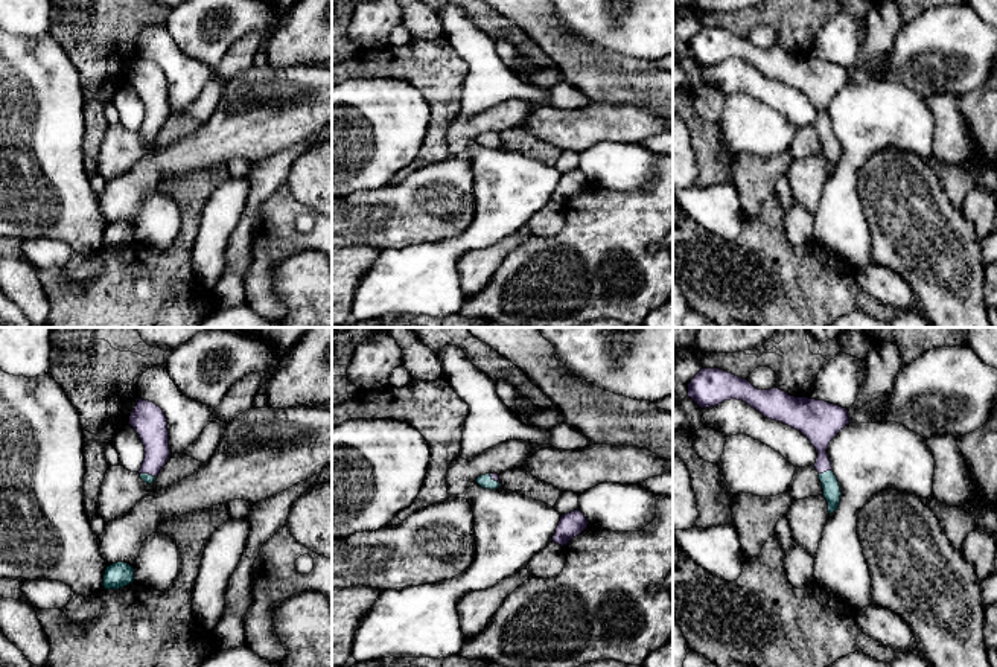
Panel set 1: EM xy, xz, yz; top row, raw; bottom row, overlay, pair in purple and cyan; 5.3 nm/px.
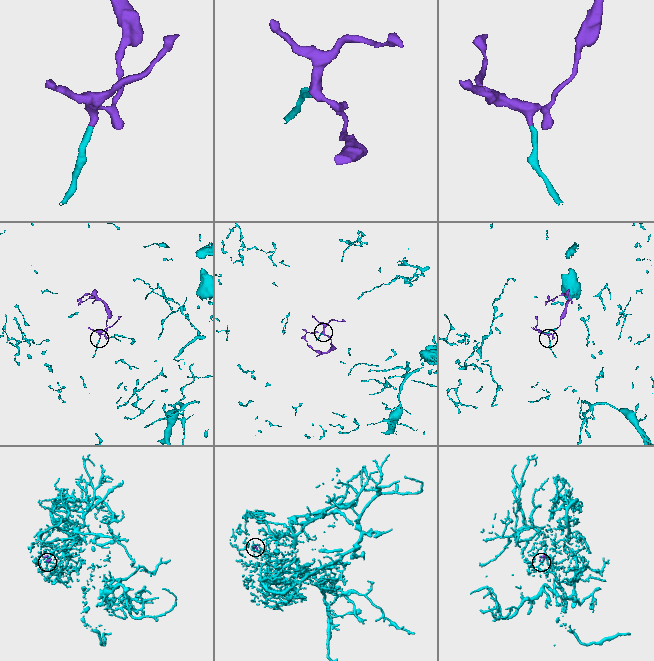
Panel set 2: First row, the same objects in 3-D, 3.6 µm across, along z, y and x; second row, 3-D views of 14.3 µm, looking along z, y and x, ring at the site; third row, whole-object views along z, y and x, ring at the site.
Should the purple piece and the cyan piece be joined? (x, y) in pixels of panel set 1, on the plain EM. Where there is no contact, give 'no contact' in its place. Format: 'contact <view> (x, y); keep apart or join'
contact yz (825, 130); join

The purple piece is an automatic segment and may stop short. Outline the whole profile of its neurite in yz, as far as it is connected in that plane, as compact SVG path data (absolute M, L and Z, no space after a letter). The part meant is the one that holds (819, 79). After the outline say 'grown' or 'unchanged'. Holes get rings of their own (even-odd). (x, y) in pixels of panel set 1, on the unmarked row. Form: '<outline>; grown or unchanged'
M702 27L688 43L688 56L700 67L731 58L743 59L764 76L801 90L817 110L814 126L819 131L828 171L831 174L837 169L842 151L827 108L830 101L851 82L846 67L804 55L795 56L776 46L758 49L747 38L720 27Z; grown

